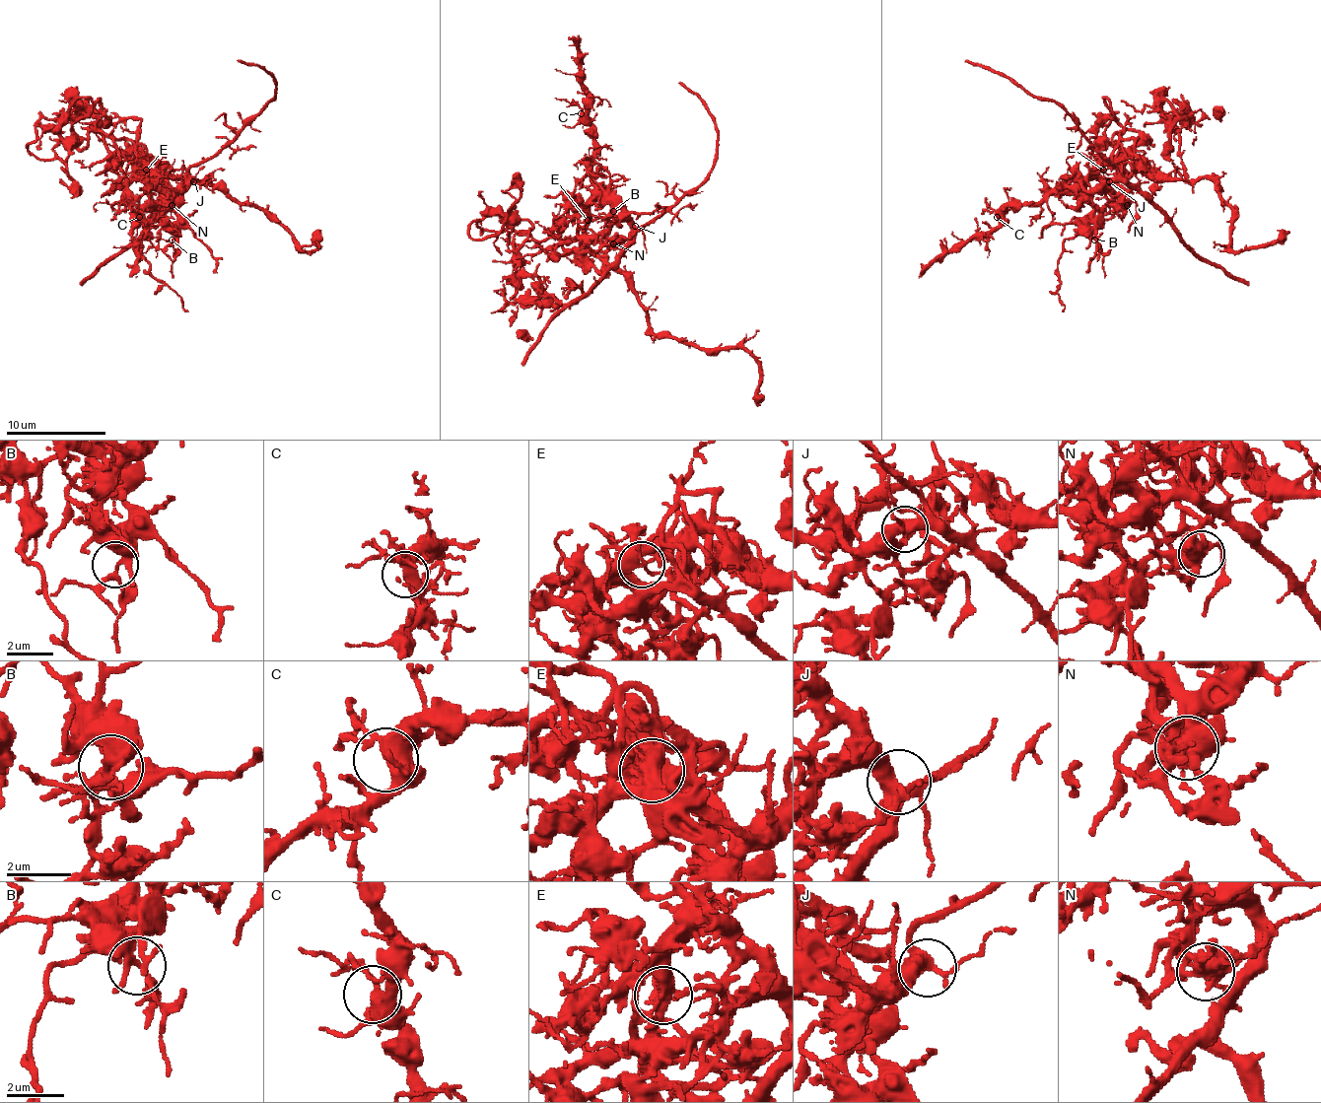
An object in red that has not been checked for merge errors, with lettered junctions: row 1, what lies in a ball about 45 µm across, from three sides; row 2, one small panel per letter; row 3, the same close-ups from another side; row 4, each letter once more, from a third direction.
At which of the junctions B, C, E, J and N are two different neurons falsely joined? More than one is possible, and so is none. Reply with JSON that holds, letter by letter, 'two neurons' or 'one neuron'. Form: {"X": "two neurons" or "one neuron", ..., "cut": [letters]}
{"B": "one neuron", "C": "one neuron", "E": "two neurons", "J": "one neuron", "N": "two neurons", "cut": ["E", "N"]}

